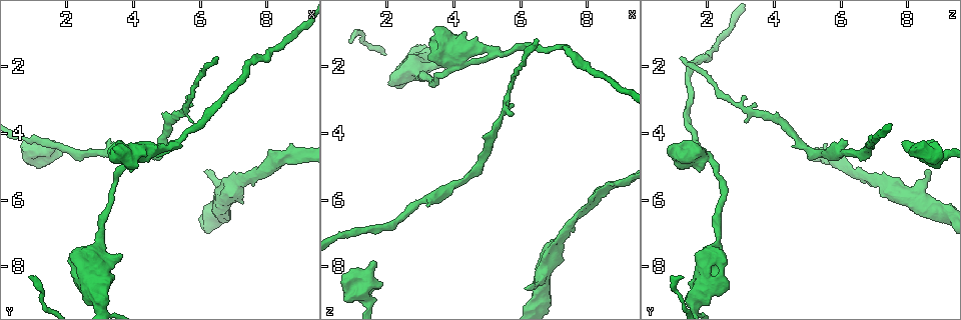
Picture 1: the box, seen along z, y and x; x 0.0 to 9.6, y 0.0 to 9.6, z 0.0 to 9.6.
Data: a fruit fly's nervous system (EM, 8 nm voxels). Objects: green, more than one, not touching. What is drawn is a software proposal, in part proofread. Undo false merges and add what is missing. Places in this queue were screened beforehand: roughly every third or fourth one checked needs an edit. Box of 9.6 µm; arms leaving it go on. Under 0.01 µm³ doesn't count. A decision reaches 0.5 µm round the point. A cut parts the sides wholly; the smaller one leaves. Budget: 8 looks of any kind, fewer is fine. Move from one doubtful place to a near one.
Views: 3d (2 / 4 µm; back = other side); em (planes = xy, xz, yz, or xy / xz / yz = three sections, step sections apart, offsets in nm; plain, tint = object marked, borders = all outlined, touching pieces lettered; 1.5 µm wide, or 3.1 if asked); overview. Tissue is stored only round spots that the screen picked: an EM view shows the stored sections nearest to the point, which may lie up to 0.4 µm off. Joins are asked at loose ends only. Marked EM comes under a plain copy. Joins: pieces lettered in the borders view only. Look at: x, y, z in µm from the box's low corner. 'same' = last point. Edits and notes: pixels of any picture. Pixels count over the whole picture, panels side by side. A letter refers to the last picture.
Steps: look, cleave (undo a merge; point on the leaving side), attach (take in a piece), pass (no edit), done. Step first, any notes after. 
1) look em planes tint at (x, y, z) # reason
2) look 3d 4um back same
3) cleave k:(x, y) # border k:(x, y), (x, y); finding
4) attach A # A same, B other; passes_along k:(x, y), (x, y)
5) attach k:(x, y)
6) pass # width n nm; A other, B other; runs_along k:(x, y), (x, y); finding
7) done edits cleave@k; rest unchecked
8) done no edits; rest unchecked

look 3d 4um at (6.15, 5.10, 8.65) # an open end

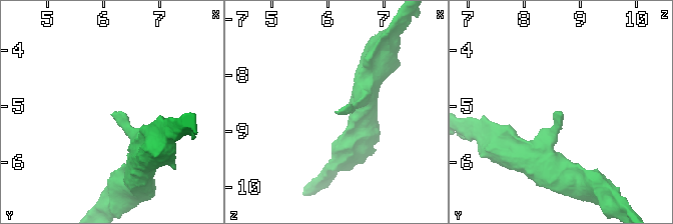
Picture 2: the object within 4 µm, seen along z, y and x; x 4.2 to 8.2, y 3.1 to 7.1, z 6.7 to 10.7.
look em yz step 4 tint at (6.10, 5.15, 8.70)

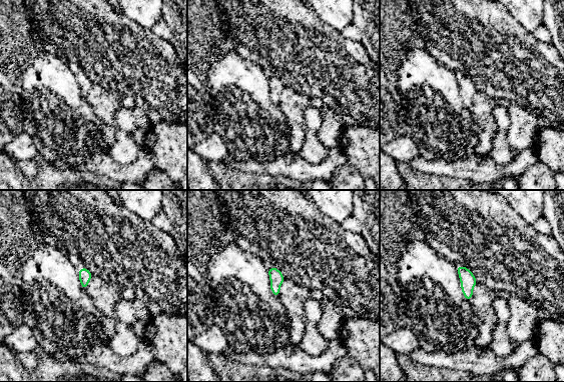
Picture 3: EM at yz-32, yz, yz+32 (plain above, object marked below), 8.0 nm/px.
look em planes borders same

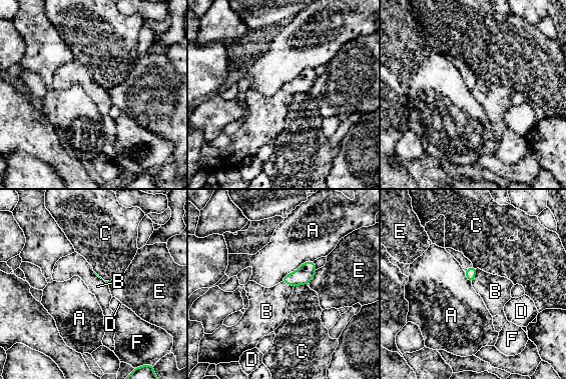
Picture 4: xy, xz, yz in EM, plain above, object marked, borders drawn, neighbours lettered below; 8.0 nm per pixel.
pass # A other, B other, C other, D other, E other, F other; no lettered piece goes on from it

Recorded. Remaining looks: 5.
look 3d 4um at (0.65, 4.30, 8.45) # an open end

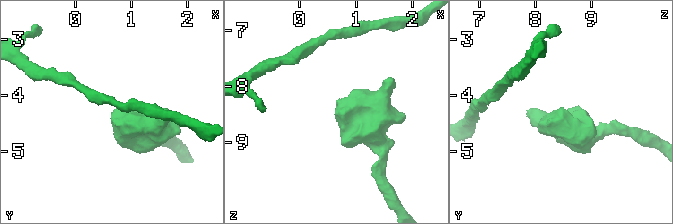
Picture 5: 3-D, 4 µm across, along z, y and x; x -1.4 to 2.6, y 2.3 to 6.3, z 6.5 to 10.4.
look em planes borders at (0.65, 4.25, 8.45)

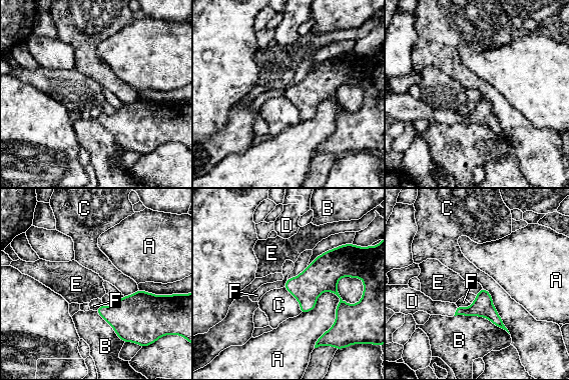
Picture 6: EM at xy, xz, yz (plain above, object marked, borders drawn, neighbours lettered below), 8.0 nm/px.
attach D # A other, B other, C other, D same, E other, F other; passes_along 6:(483, 306), (456, 310), (426, 304); it goes on there

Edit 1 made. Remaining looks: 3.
look overview

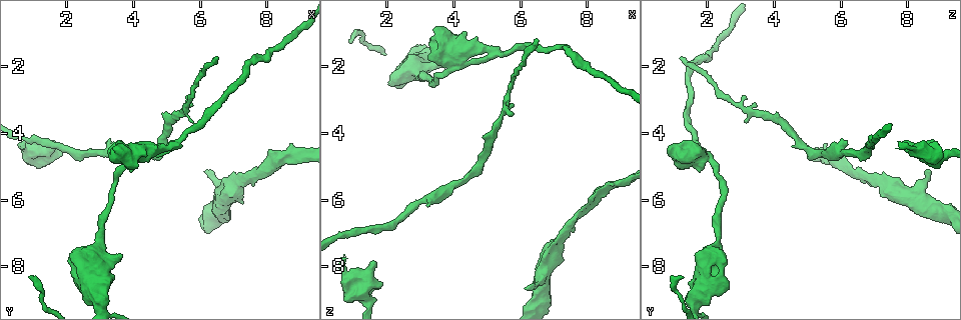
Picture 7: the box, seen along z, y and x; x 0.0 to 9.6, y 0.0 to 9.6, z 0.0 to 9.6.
look 3d 2um at (6.55, 1.65, 1.20) # tapers out

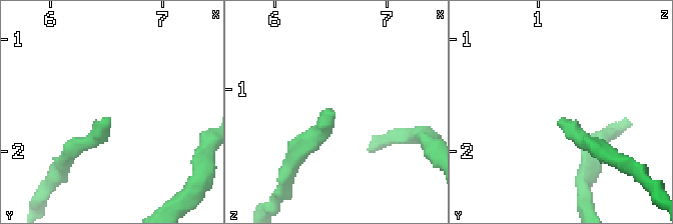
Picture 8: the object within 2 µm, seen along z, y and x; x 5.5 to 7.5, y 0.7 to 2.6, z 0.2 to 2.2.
look em xy step 8 borders at (6.50, 1.70, 1.24)

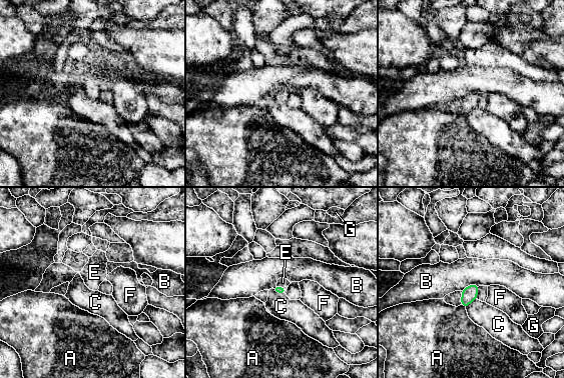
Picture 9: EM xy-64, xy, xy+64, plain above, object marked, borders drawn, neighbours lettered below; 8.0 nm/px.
attach E # A other, B other, C other, E same, F other, G other; passes_along 9:(280, 290), (282, 287), (283, 282); the cell continues

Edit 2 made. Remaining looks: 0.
done edits attach@6, attach@9; rest unchecked

